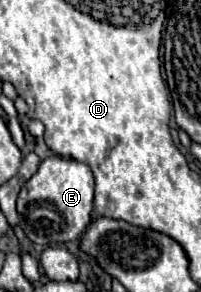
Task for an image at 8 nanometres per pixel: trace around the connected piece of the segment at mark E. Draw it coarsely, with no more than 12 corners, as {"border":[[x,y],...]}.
{"border":[[59,155],[17,197],[19,225],[43,247],[91,221],[93,173]]}

